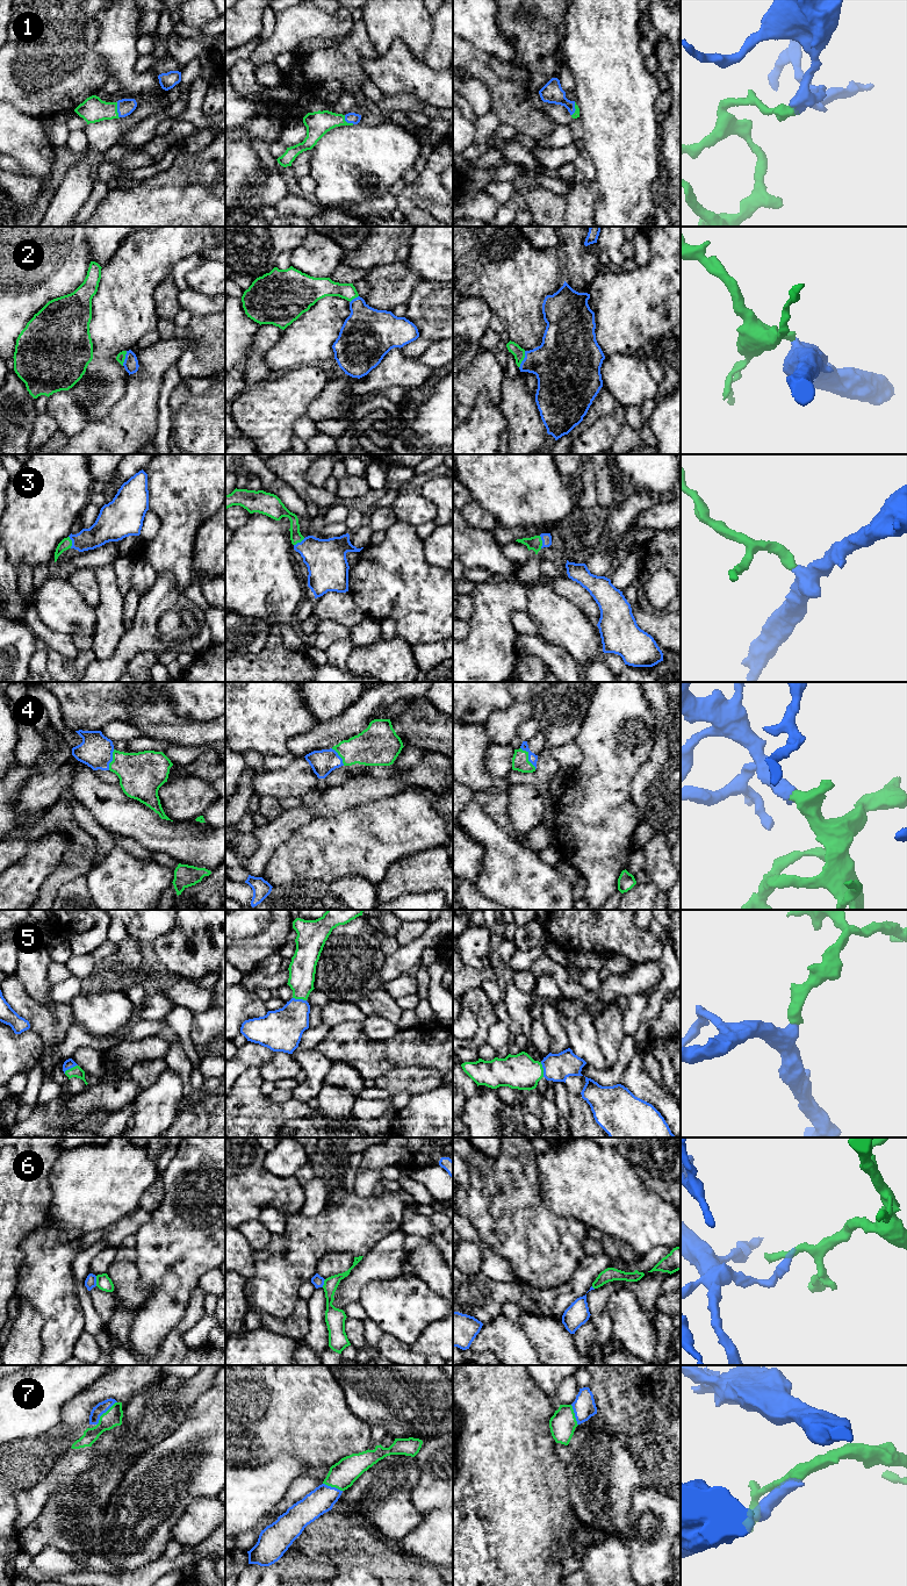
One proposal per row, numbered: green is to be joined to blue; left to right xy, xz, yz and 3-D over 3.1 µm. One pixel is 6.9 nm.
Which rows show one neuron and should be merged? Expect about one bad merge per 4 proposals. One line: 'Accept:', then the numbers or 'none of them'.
Accept: 1, 2, 3, 4, 5, 7

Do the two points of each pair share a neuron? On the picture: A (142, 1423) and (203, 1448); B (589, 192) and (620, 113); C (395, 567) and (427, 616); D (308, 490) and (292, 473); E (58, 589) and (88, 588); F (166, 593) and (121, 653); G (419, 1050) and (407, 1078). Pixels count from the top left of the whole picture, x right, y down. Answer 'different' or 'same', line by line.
A: different
B: different
C: same
D: same
E: different
F: same
G: different

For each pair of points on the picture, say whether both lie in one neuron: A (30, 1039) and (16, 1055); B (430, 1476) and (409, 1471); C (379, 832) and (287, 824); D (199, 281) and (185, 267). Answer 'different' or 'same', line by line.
A: same
B: different
C: different
D: different

